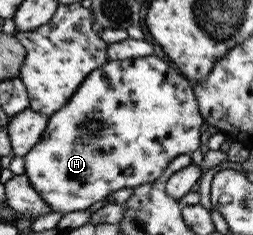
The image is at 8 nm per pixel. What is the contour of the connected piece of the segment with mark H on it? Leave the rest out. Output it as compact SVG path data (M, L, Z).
M154 55L138 57L134 59L122 59L107 61L104 65L90 71L85 80L76 88L70 99L60 109L50 114L47 118L46 126L39 141L36 142L24 155L23 174L29 179L30 185L39 193L44 203L51 207L51 211L60 213L70 213L70 211L82 211L92 203L105 199L113 191L118 191L123 187L135 188L142 184L153 184L155 179L162 175L169 161L179 154L190 154L200 147L200 135L204 121L198 111L198 104L191 88L191 82L184 76L176 73L166 61L162 61Z

